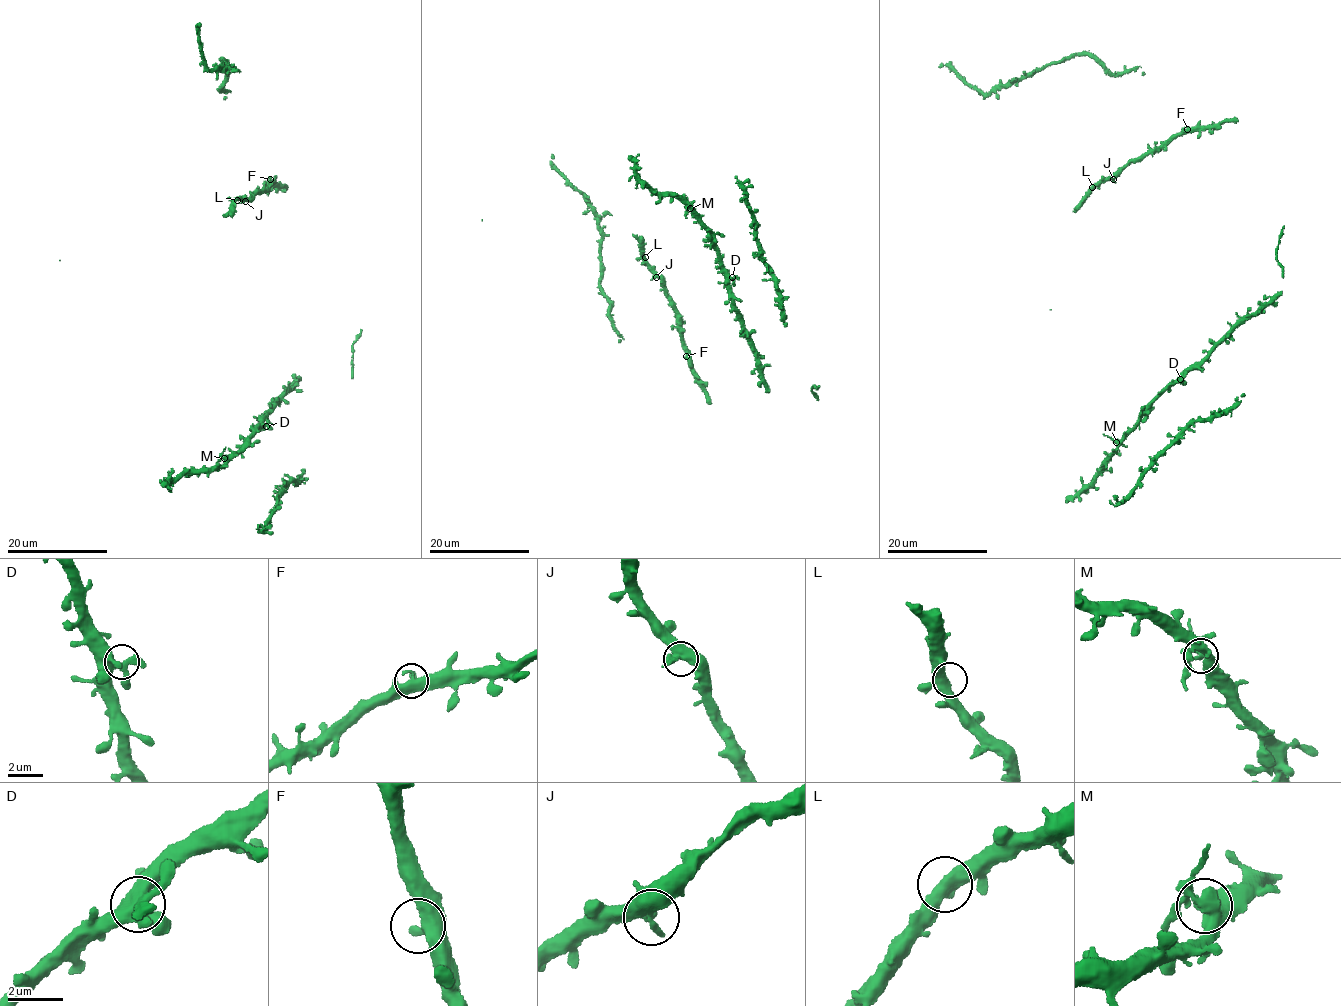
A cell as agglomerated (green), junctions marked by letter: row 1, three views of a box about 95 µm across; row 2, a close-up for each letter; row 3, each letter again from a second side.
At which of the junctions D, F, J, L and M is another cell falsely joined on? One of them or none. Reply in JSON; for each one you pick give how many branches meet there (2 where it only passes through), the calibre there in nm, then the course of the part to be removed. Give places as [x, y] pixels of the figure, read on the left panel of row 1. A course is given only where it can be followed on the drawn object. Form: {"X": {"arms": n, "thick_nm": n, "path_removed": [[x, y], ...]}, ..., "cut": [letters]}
{"M": {"arms": 4, "thick_nm": 340}, "cut": ["M"]}

